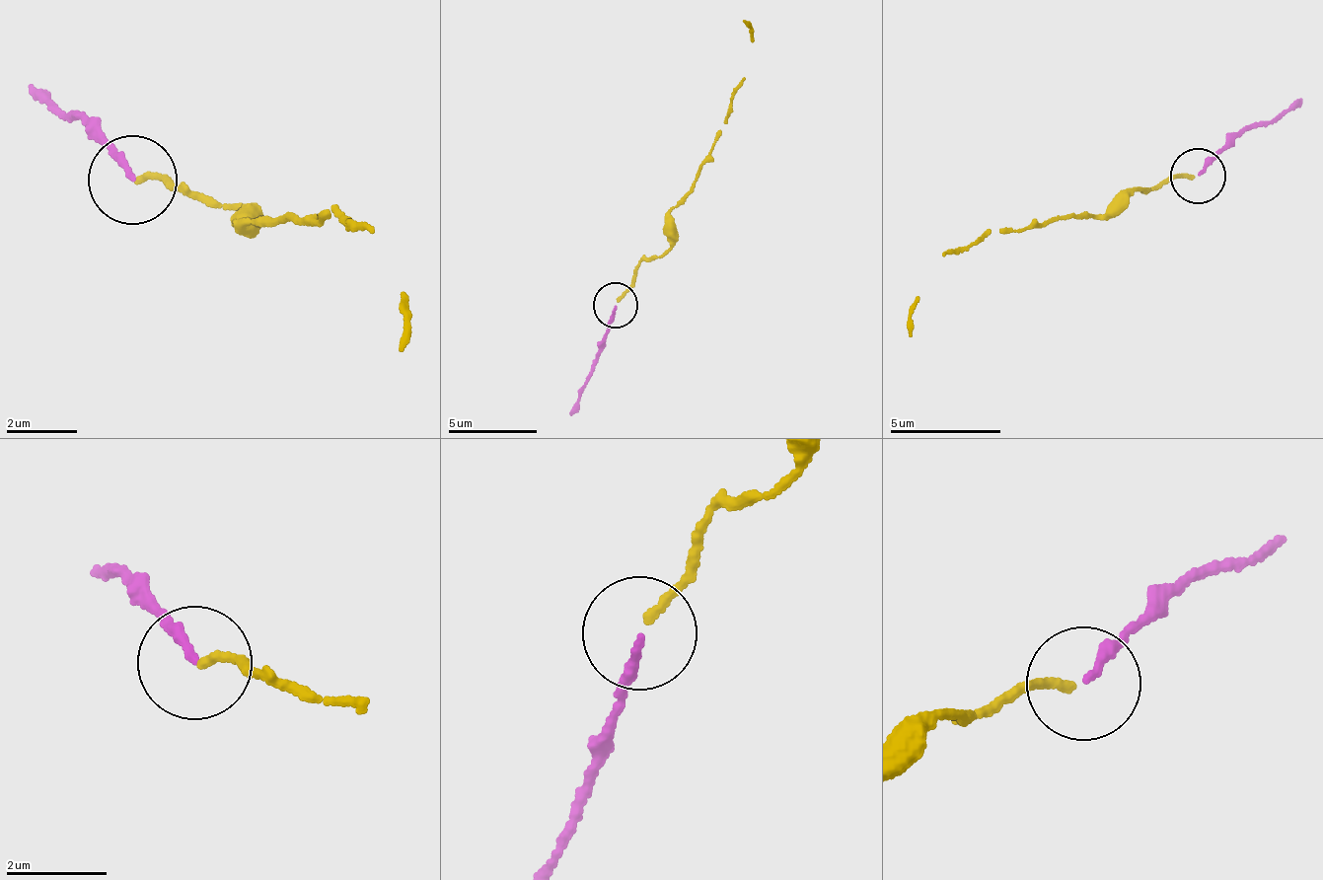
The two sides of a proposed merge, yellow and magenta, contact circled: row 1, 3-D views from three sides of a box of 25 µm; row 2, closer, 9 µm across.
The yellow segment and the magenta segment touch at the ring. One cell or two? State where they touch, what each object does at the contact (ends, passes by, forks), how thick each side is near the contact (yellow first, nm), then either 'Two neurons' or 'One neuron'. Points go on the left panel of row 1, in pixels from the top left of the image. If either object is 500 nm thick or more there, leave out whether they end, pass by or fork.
Place: (132, 180). At the ring yellow ends. At the ring magenta ends. Thickness 140 nm (yellow) against 130 nm. One neuron

